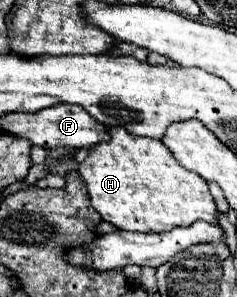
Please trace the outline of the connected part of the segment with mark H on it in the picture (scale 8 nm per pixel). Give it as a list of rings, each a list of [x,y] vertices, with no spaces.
[[[109,127],[107,133],[111,139],[93,145],[87,159],[79,165],[91,205],[103,221],[125,231],[143,233],[171,231],[179,225],[187,227],[199,219],[217,223],[217,207],[207,189],[207,181],[181,167],[161,141],[135,137],[123,127]]]

